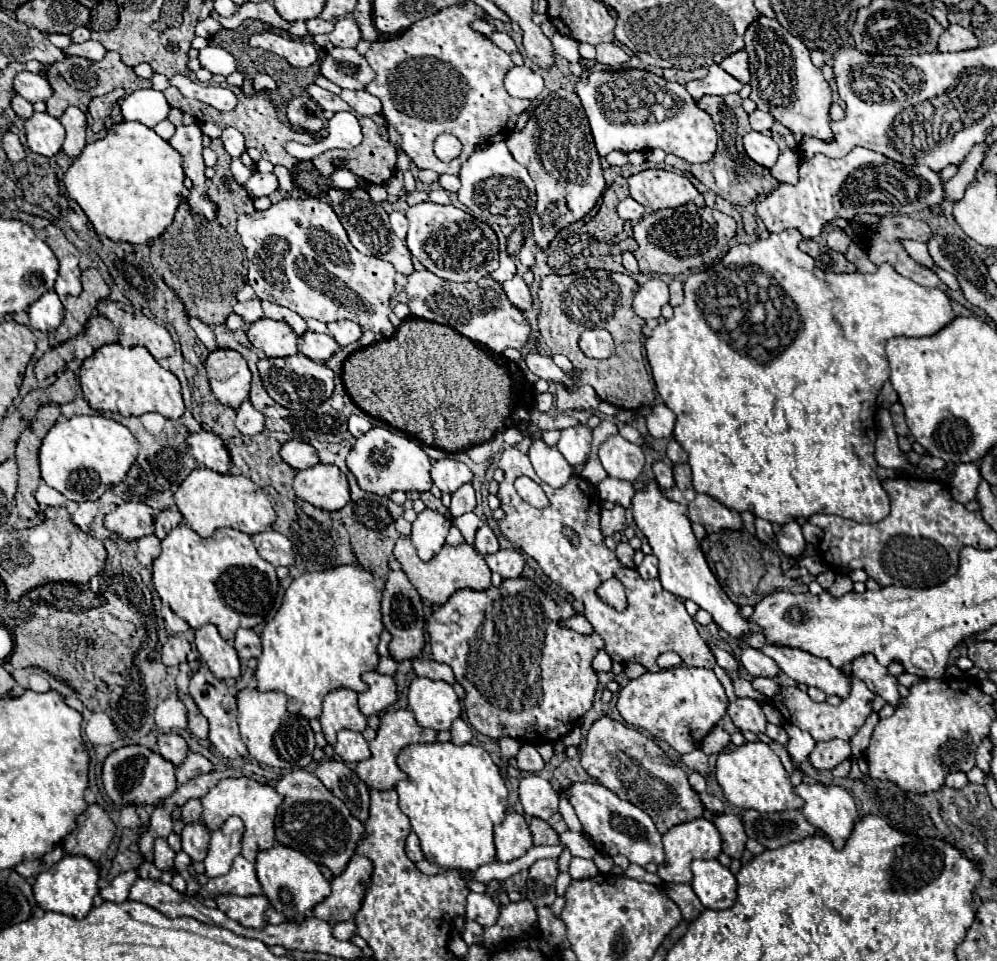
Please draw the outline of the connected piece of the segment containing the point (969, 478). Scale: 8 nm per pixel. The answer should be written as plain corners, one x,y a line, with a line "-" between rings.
969,462
969,464
959,464
955,468
955,474
953,474
953,480
949,484
949,492
953,496
955,502
961,502
961,504
967,504
969,500
975,498
977,494
977,486
981,482
981,474
979,474
979,468
977,464

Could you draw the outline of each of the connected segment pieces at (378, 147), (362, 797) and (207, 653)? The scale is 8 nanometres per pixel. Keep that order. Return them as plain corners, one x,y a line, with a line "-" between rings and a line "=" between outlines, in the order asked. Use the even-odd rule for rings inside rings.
359,118
361,122
361,130
363,130
363,142
359,146
355,146
353,150
327,150
325,154
321,154
319,158
315,158
315,166
321,170
323,176
331,176
335,172
335,168
345,166
349,168
355,176
371,182
371,184
385,184
393,170
395,170
395,162
397,162
397,148
391,144
391,142
385,142
379,134
379,128
377,124
371,120
371,118
=
323,760
317,764
315,776
329,792
345,802
357,820
365,822
369,818
369,788
361,784
359,776
351,768
347,768
343,762
=
205,624
195,630
195,646
201,654
203,664
217,676
219,680
237,678
241,672
241,664
235,648
221,638
213,624

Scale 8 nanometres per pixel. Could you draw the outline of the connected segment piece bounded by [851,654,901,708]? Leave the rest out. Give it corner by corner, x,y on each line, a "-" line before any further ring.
863,654
851,664
851,672
855,678
863,680
871,692
881,696
887,704
899,708
901,696
899,696
899,684
893,674
885,666
881,666
873,654

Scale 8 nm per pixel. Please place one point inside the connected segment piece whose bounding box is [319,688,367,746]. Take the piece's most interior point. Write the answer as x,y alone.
340,710

